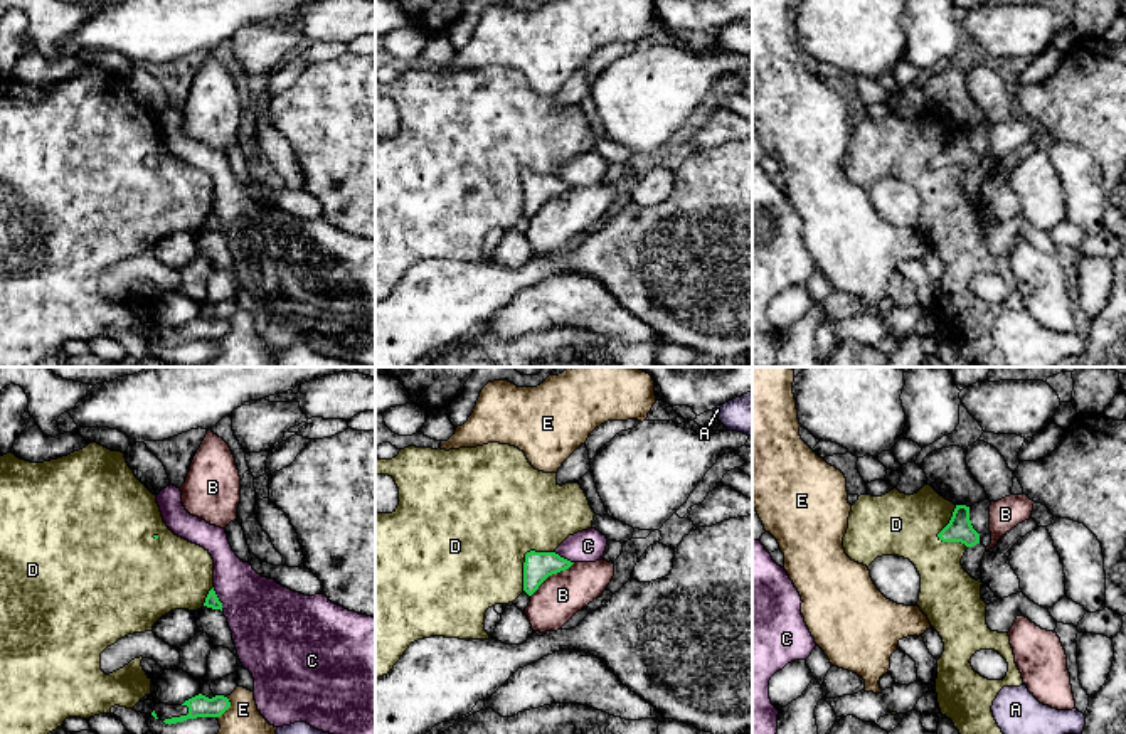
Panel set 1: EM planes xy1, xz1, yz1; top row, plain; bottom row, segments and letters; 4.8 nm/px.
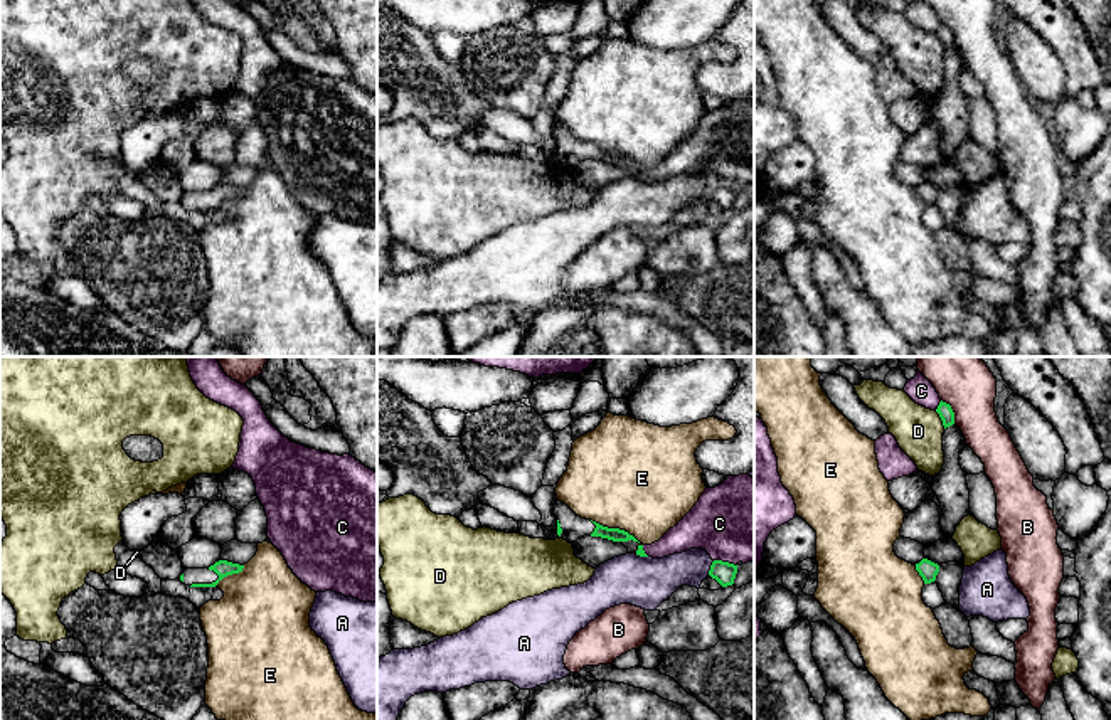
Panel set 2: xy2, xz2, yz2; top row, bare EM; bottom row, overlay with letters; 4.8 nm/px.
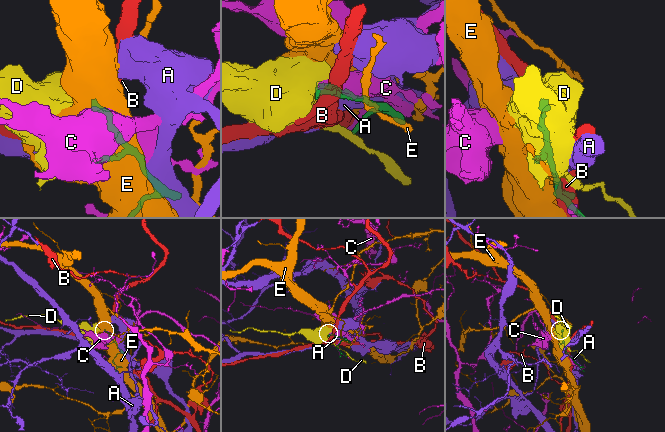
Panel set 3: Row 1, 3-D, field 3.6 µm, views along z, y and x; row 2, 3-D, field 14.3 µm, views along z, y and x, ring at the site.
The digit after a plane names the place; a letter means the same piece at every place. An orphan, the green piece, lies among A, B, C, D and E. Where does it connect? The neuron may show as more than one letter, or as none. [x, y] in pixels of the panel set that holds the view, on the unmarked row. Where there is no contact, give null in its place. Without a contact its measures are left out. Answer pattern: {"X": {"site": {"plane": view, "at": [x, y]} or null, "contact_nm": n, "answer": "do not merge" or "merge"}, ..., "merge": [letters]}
{"A": {"site": {"plane": "xz2", "at": [711, 190]}, "contact_nm": 80, "answer": "do not merge"}, "B": {"site": {"plane": "xz1", "at": [551, 197]}, "contact_nm": 280, "answer": "do not merge"}, "C": {"site": {"plane": "xy1", "at": [217, 223]}, "contact_nm": 120, "answer": "do not merge"}, "D": {"site": {"plane": "xz1", "at": [525, 180]}, "contact_nm": 240, "answer": "do not merge"}, "E": {"site": {"plane": "xz2", "at": [616, 152]}, "contact_nm": 260, "answer": "do not merge"}, "merge": []}

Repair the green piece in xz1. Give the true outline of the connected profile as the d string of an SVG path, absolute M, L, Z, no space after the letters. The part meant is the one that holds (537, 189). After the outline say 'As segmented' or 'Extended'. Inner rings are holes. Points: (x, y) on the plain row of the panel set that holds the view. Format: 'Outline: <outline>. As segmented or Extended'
Outline: M527 175L523 185L523 214L532 219L549 199L566 194L572 187L555 175Z. As segmented

